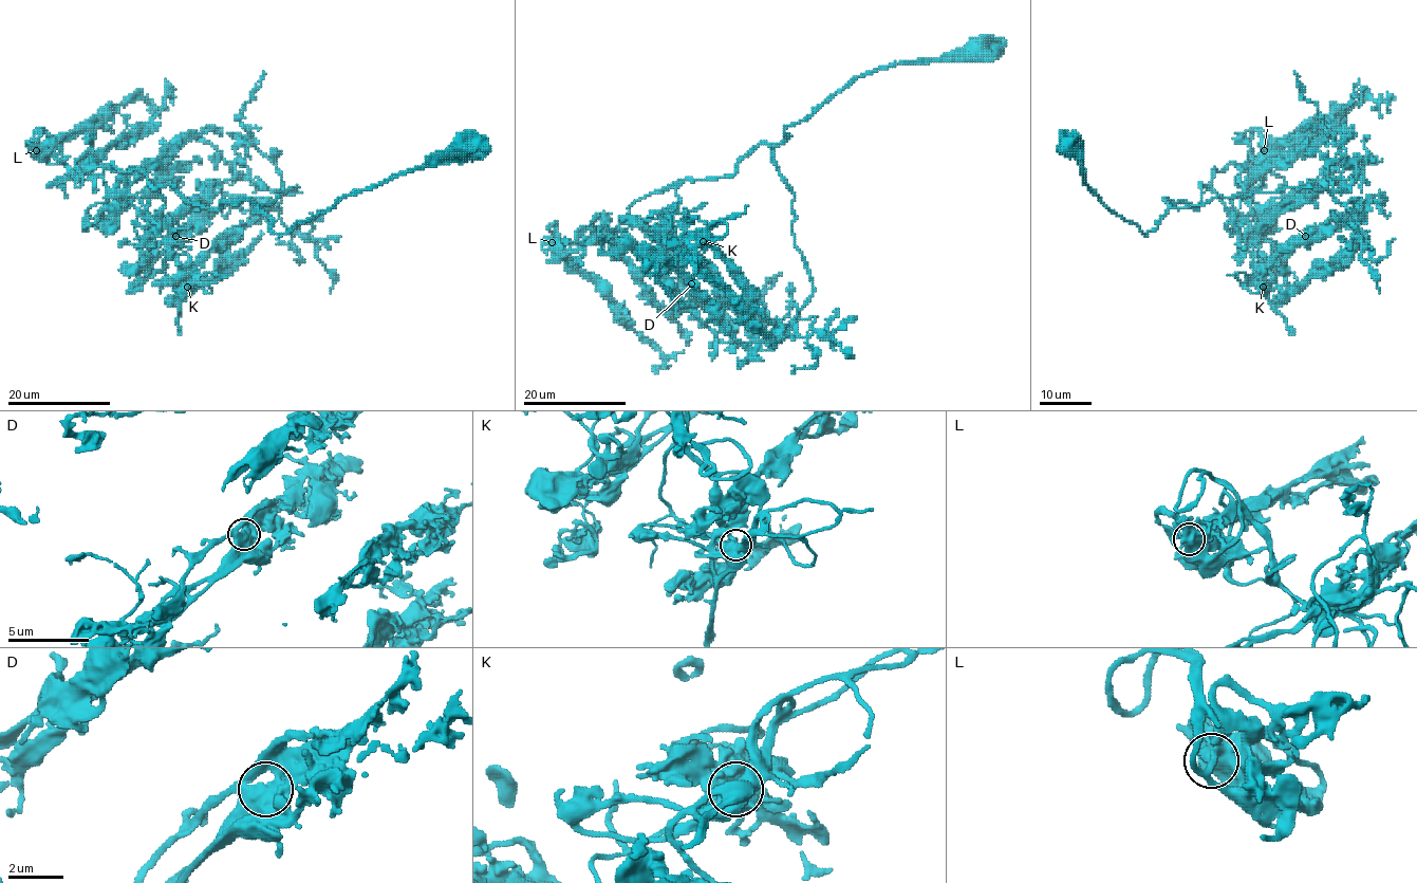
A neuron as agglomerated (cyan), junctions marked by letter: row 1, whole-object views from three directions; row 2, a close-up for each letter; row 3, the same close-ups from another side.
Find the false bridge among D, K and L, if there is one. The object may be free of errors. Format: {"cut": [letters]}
{"cut": []}

